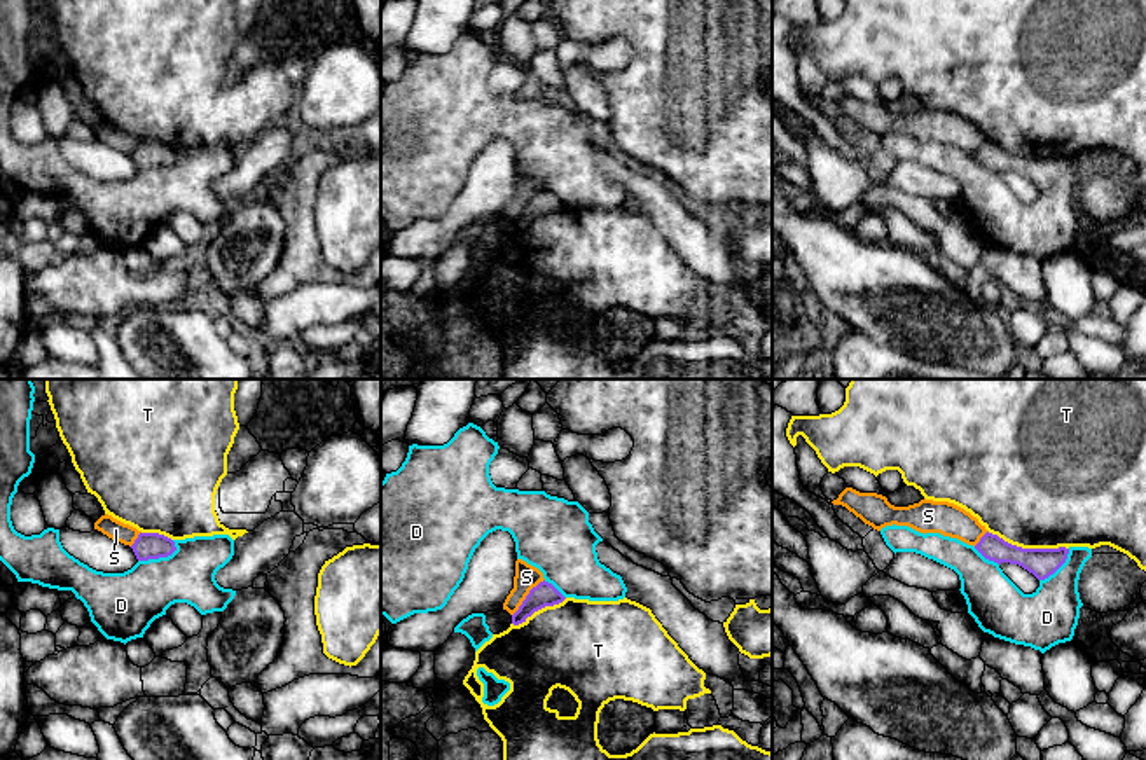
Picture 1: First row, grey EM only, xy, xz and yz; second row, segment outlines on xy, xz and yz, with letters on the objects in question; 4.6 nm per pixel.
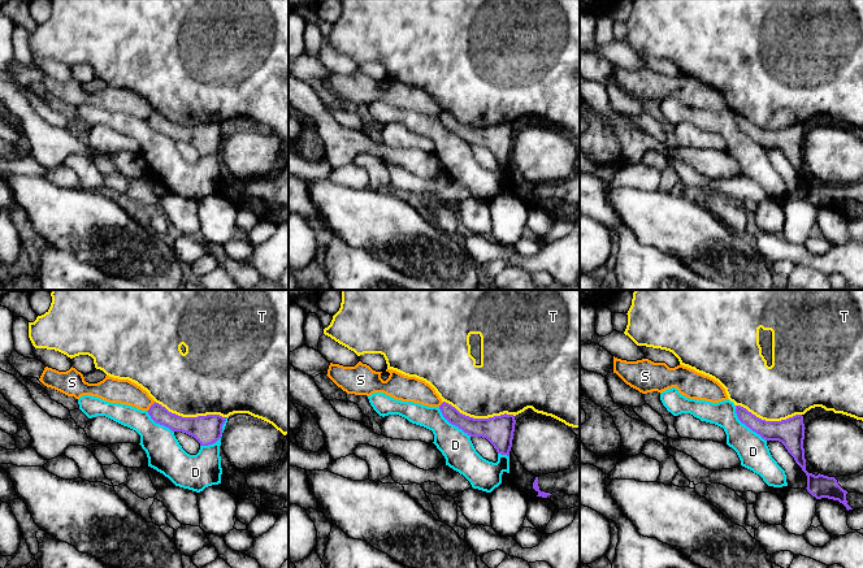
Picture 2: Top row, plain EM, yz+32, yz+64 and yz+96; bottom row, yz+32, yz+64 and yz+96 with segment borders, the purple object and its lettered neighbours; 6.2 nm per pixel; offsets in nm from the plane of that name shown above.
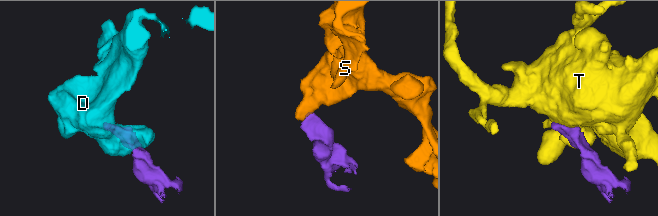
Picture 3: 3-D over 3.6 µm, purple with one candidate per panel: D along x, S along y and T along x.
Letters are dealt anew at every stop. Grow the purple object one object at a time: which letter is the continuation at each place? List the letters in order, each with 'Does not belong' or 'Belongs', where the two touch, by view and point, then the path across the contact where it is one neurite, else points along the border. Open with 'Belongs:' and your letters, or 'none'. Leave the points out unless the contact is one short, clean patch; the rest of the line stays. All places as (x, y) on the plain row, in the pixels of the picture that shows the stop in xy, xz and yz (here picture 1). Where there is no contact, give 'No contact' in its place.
Belongs: none
D: Does not belong. Touches purple at xy (159, 165)
S: Does not belong. Touches purple at xz (526, 205). Boundary: xz (544, 187), (530, 200), (512, 224)
T: Does not belong. Touches purple at yz (1028, 158)

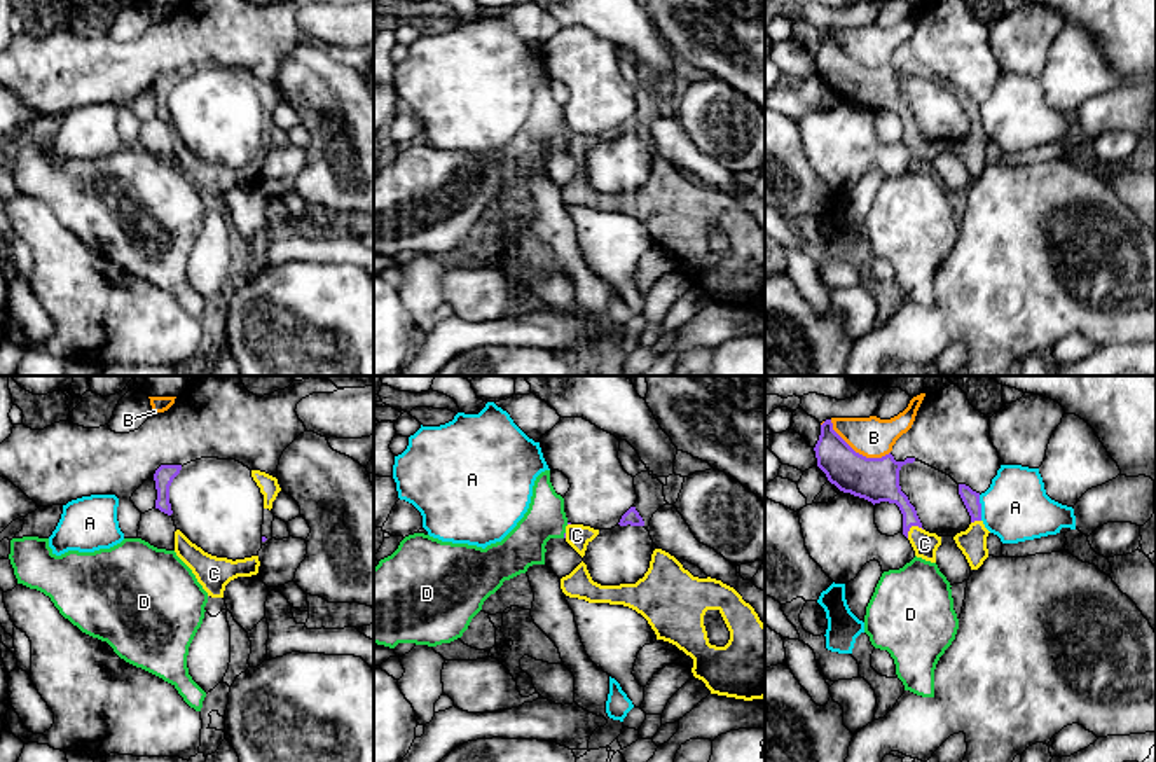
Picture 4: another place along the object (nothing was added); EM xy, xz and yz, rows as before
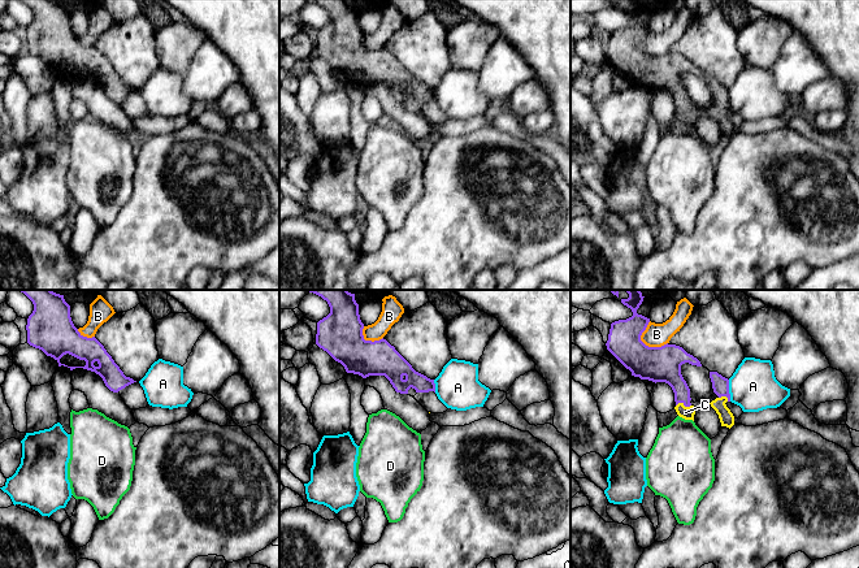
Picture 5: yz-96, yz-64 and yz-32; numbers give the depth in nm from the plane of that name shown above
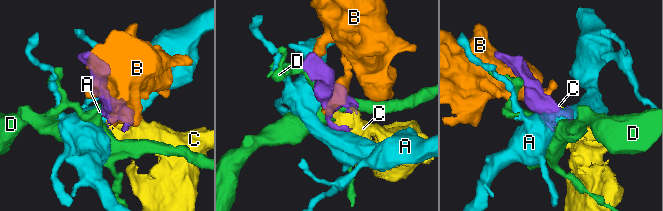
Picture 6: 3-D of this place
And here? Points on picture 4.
Belongs: C
A: Does not belong. Touches purple at yz (980, 116). Boundary: yz (978, 103), (982, 128)
B: Does not belong. Touches purple at yz (858, 62). Boundary: yz (830, 28), (856, 60), (866, 65), (889, 62)
C: Belongs. Touches purple at yz (912, 133)
D: Does not belong. Touches purple at xz (564, 144). Boundary: xz (564, 140), (563, 145)

